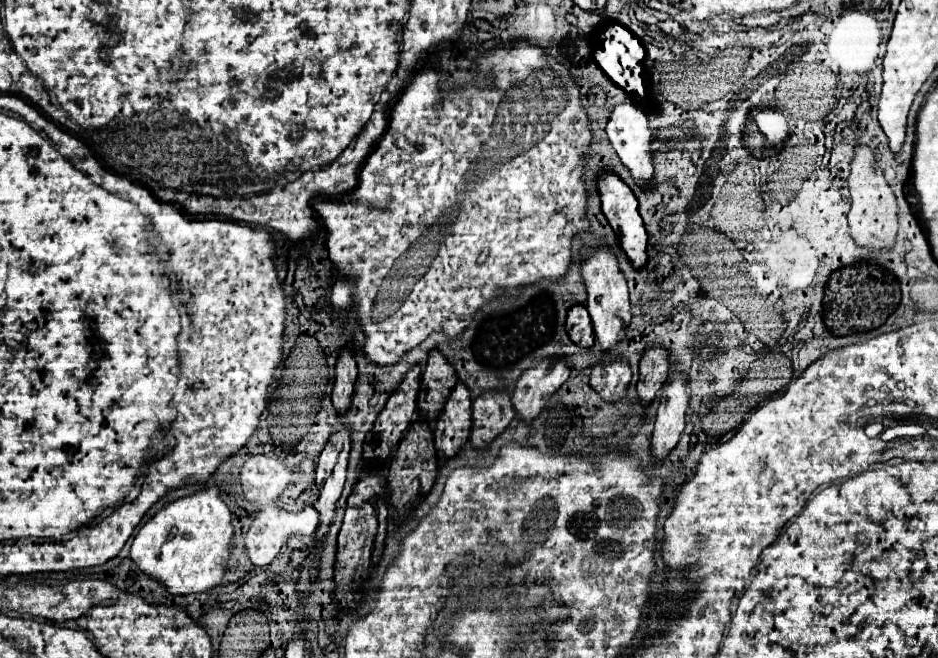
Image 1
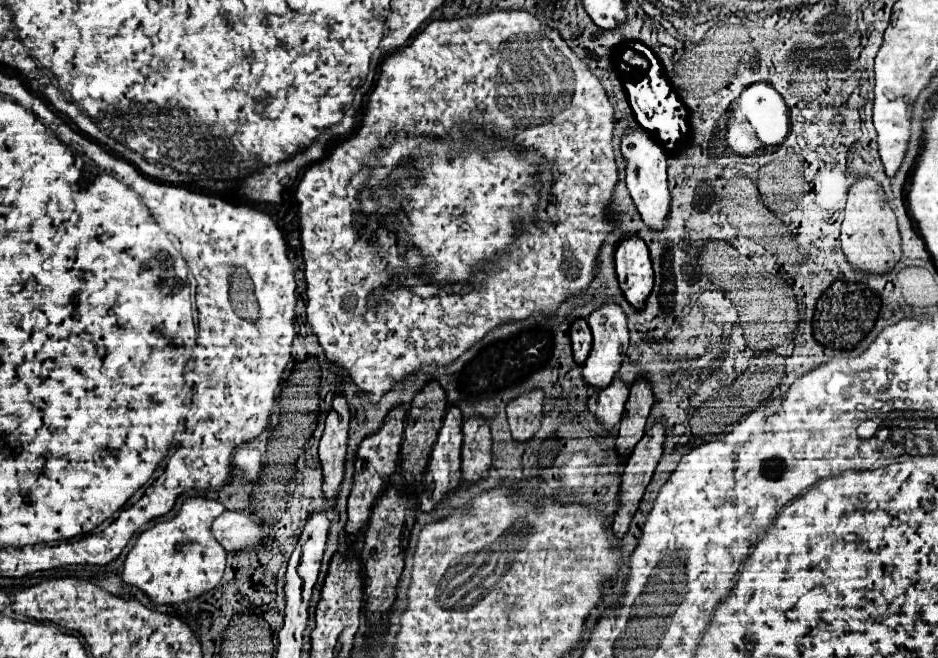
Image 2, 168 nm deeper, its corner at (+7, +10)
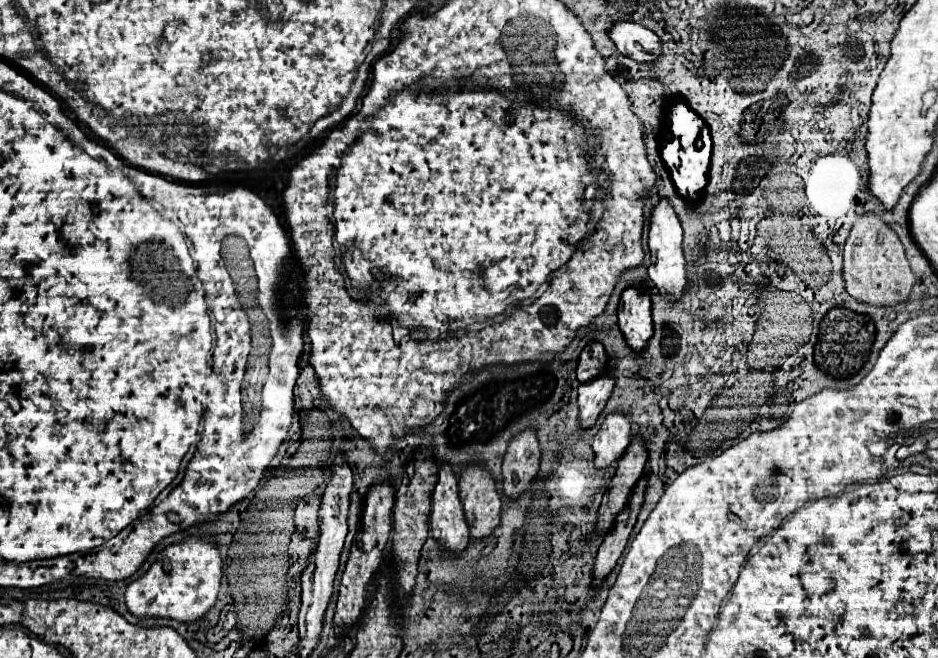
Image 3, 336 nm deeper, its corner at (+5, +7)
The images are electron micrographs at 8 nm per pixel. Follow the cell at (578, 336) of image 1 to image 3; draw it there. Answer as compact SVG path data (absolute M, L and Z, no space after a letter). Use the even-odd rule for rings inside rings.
M592 341L582 349L582 355L578 359L578 369L576 369L576 377L580 383L586 383L594 377L598 377L598 373L602 373L602 367L606 365L606 351L602 347L602 343Z

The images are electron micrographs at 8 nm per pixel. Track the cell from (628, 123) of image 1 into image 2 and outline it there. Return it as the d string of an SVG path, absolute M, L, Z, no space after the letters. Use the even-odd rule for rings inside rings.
M638 128L628 130L622 140L622 154L626 158L626 184L630 190L630 196L644 220L644 224L652 230L664 230L664 220L670 212L670 190L668 190L668 178L666 178L666 154L658 142L652 140L652 136Z

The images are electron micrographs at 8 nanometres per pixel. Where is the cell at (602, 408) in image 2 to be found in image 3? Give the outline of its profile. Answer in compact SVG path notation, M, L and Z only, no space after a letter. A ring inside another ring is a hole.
M610 413L606 415L602 427L592 439L592 449L596 453L594 465L608 467L616 461L628 447L632 435L632 415L626 413Z

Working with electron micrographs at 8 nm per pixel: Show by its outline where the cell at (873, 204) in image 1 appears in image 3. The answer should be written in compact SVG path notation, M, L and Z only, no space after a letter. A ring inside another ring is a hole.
M866 213L858 215L856 223L850 229L850 235L844 245L844 281L846 291L858 299L872 305L896 305L906 301L912 285L916 283L904 247L898 235L888 227L878 215Z

